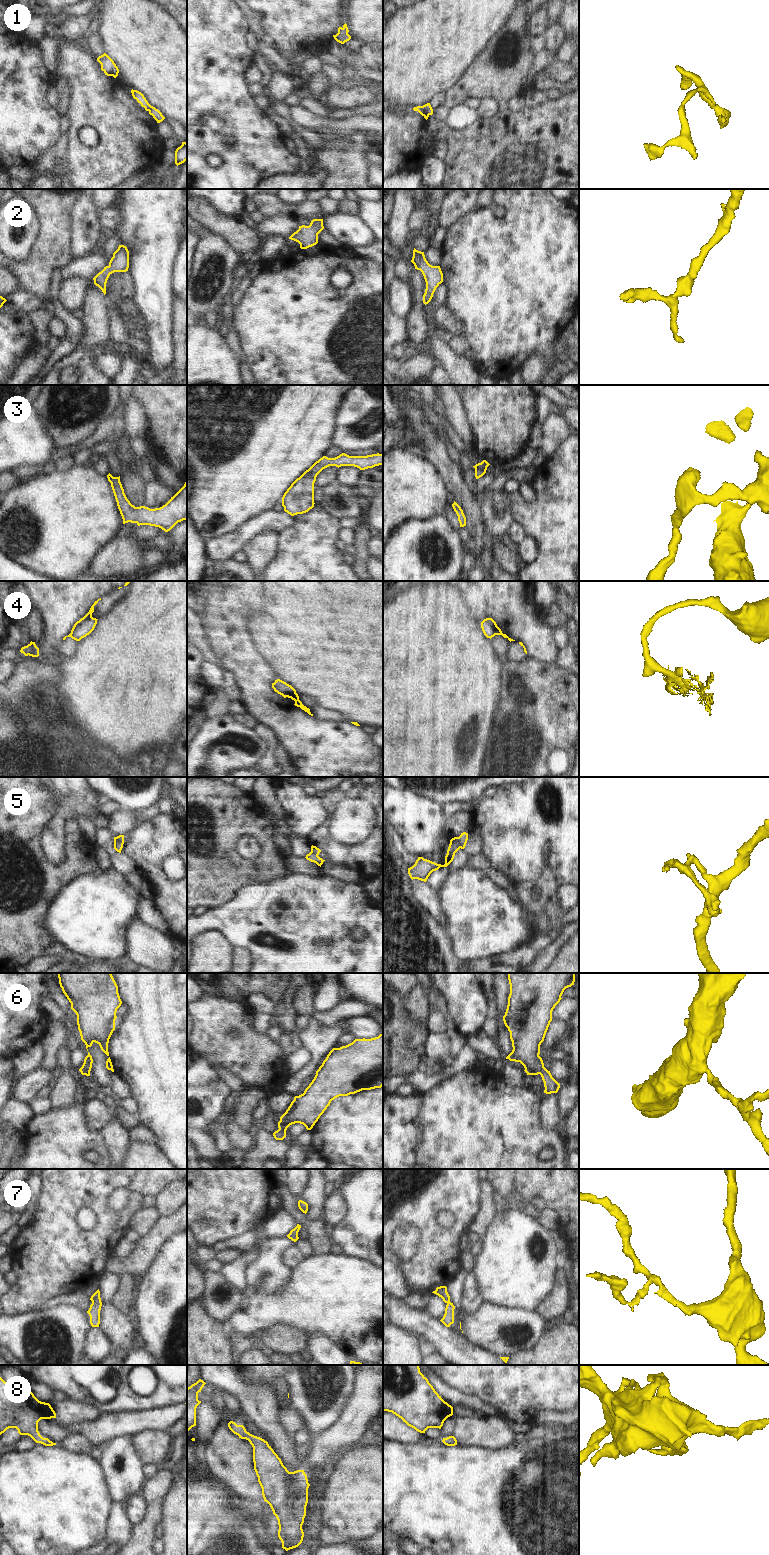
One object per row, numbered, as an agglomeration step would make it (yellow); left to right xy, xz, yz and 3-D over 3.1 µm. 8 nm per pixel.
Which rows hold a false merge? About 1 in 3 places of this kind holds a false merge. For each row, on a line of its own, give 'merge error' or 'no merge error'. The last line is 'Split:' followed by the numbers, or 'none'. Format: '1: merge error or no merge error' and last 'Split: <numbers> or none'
1: merge error
2: no merge error
3: no merge error
4: merge error
5: merge error
6: no merge error
7: no merge error
8: no merge error
Split: 1, 4, 5

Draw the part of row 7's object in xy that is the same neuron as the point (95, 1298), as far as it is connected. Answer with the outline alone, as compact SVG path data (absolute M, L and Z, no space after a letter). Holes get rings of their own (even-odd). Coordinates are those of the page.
M99 1289L91 1296L90 1300L92 1301L92 1304L87 1311L90 1316L90 1324L92 1327L99 1327L100 1310L102 1306Z

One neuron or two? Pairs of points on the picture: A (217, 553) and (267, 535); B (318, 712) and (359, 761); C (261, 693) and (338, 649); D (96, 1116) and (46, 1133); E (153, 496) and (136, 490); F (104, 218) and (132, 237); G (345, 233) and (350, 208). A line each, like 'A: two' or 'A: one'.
A: two
B: two
C: two
D: two
E: two
F: two
G: two

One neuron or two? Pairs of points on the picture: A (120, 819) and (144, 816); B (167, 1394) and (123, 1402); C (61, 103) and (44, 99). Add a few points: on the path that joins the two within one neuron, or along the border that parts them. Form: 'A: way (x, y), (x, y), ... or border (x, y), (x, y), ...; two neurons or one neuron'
A: way (126, 819), (138, 816); one neuron
B: way (156, 1400), (152, 1402), (134, 1402); one neuron
C: border (54, 84), (54, 105), (62, 115); two neurons

